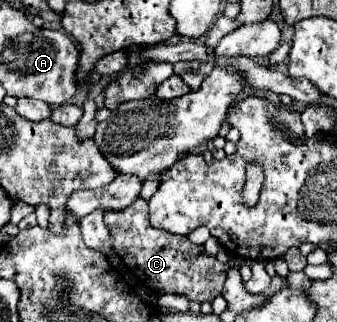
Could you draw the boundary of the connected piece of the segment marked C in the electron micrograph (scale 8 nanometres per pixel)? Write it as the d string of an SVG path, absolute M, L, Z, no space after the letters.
M144 199L130 205L124 211L108 211L106 225L114 251L124 263L134 269L134 275L158 295L184 295L190 301L212 301L222 293L226 281L226 265L216 257L204 253L204 245L194 245L184 235L172 235L162 229L154 229L148 221L148 203Z

